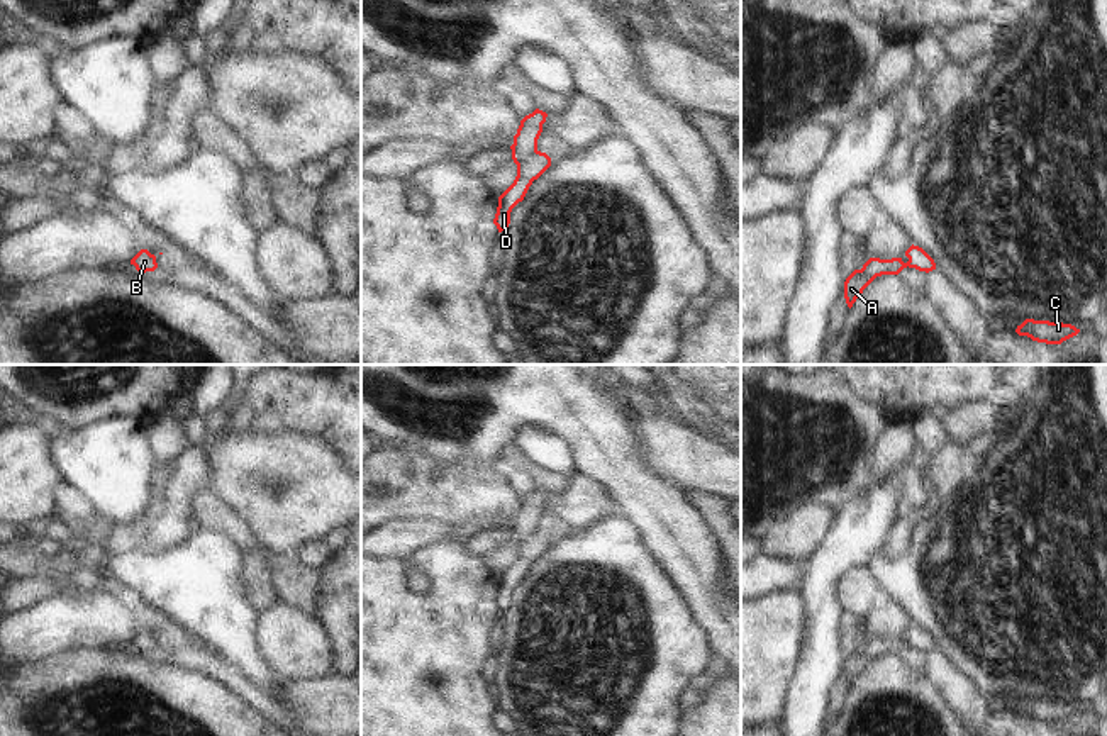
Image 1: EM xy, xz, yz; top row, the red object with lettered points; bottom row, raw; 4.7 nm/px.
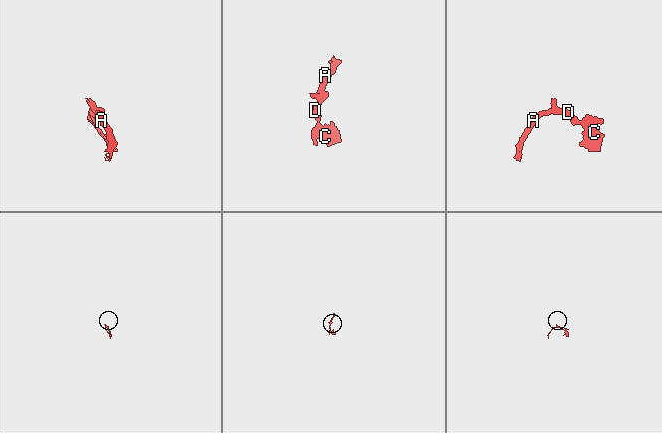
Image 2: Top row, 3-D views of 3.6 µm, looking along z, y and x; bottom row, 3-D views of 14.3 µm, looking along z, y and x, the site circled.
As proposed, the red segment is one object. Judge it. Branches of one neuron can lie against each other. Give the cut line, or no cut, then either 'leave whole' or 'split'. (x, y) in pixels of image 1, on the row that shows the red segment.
cut xz (536, 148), (517, 165); split

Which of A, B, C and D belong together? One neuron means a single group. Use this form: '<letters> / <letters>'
A B / C D

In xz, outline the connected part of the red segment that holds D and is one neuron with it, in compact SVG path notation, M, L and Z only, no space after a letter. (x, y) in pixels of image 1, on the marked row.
M537 149L517 164L514 183L498 197L498 207L493 219L498 232L509 227L512 209L524 200L532 181L537 180L549 166L551 158Z

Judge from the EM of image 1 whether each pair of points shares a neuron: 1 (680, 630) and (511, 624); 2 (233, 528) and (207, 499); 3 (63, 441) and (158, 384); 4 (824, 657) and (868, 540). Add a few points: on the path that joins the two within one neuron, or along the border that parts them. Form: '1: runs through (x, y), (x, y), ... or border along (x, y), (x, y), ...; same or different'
1: runs through (638, 592), (614, 570), (567, 611), (553, 611); same
2: runs through (226, 521), (211, 506); same
3: border along (131, 419), (100, 419), (77, 429), (51, 424); different
4: runs through (824, 626), (824, 579), (838, 565); same

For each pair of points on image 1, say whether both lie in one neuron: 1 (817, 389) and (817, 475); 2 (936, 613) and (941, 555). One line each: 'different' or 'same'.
1: same
2: same

